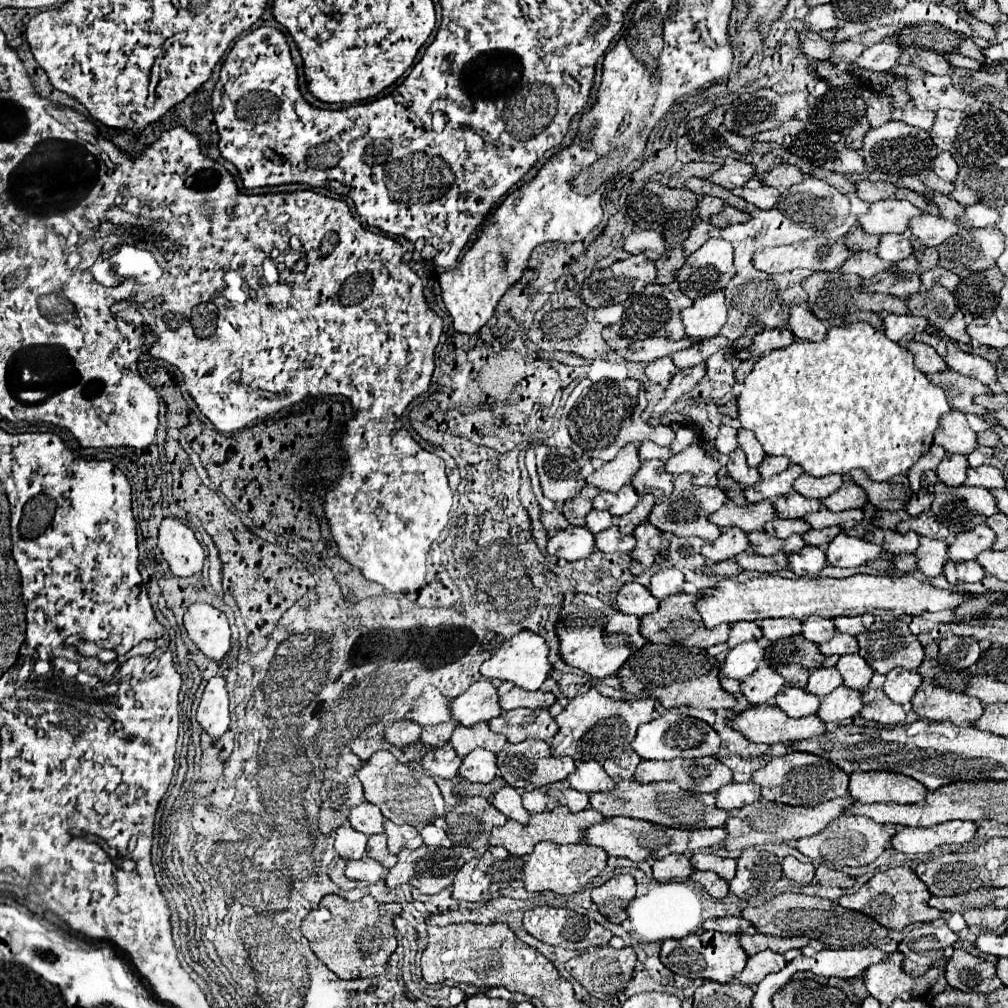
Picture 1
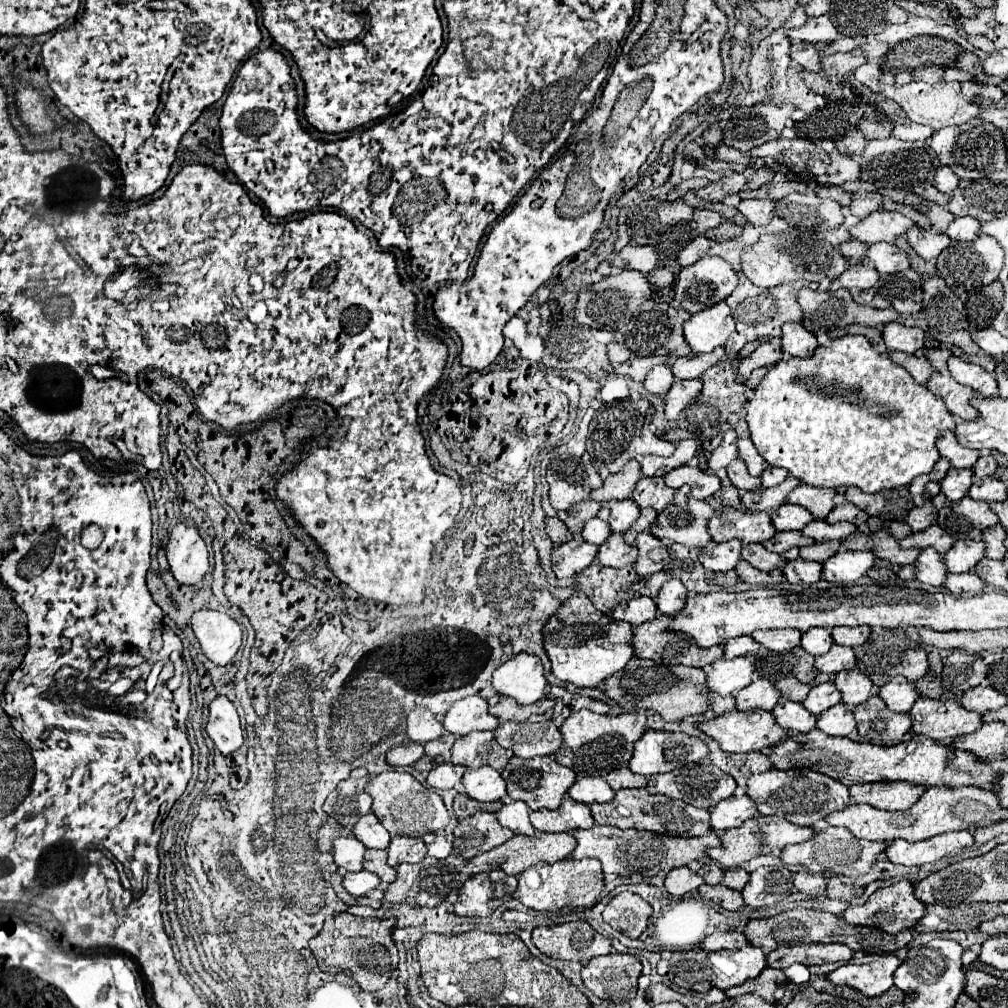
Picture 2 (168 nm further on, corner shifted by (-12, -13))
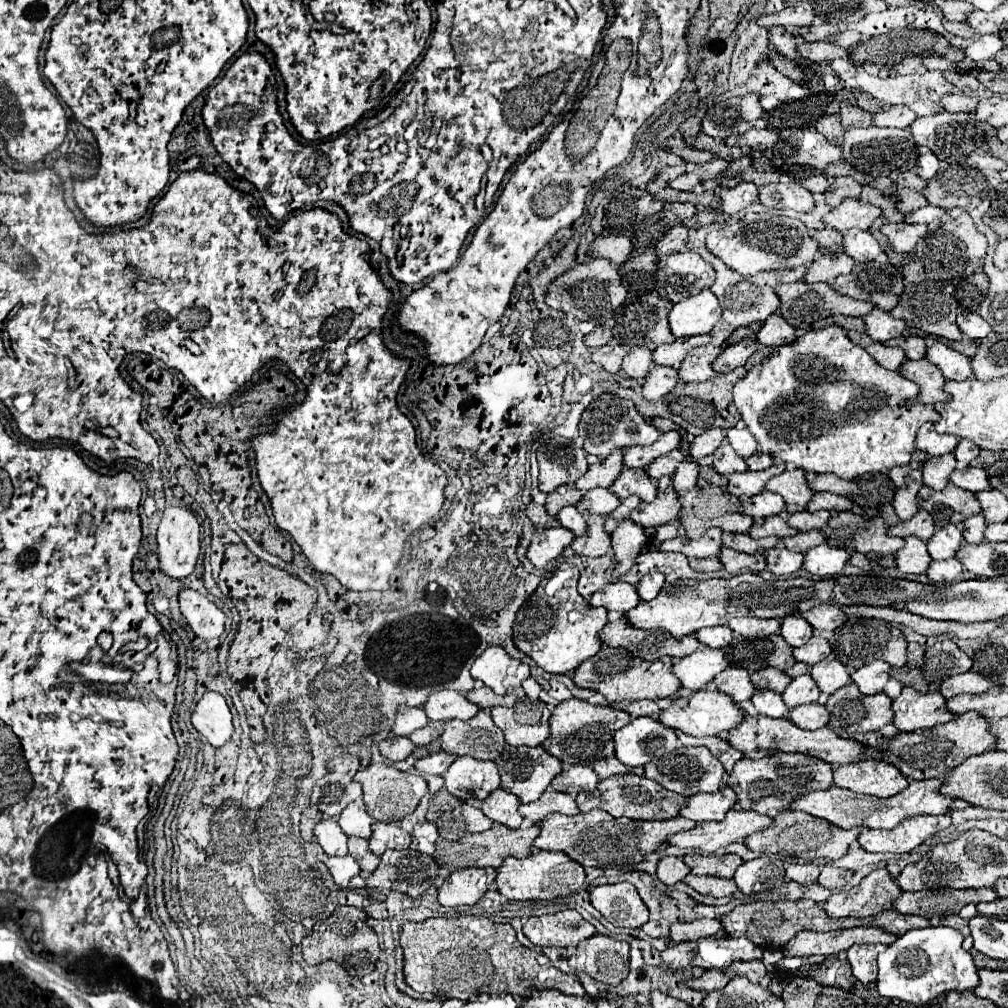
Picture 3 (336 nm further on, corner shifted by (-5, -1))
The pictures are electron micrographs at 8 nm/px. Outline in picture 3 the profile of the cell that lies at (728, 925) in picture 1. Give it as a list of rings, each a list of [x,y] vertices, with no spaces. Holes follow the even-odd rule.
[[[693,920],[693,922],[677,922],[669,930],[671,942],[695,942],[699,938],[717,936],[723,932],[723,926],[719,920]]]

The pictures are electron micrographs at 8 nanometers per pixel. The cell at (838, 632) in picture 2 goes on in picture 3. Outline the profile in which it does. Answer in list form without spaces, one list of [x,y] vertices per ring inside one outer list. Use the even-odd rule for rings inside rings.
[[[817,604],[807,612],[799,612],[799,616],[803,616],[813,628],[829,630],[829,632],[845,622],[845,612],[839,606],[833,606],[833,604],[829,604],[829,606]]]

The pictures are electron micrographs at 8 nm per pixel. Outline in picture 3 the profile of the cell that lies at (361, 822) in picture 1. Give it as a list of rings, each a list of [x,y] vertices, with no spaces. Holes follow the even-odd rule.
[[[363,800],[351,802],[341,814],[339,814],[339,826],[347,836],[361,836],[369,838],[371,836],[371,816],[365,810]]]

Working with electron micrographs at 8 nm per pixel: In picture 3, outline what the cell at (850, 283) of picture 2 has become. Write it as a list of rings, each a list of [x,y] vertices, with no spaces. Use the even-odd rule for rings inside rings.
[[[825,254],[813,260],[813,264],[807,268],[807,274],[803,282],[813,284],[813,282],[833,282],[835,276],[839,274],[849,274],[853,268],[853,258],[847,254]]]

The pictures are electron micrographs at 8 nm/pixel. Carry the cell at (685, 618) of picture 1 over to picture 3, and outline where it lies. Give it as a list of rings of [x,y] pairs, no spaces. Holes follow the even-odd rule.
[[[623,618],[615,622],[607,622],[601,628],[599,638],[605,646],[625,648],[631,654],[637,654],[637,658],[645,658],[645,660],[657,660],[663,656],[683,658],[701,646],[697,644],[695,636],[685,636],[677,640],[671,634],[665,634],[663,630],[637,630],[625,624]]]

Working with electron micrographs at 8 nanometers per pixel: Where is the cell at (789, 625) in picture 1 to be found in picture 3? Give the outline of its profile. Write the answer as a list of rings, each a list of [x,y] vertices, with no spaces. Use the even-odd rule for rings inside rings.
[[[747,616],[747,618],[733,618],[727,626],[745,638],[765,638],[769,634],[779,632],[781,624],[775,618],[767,620],[767,618],[749,618]]]

